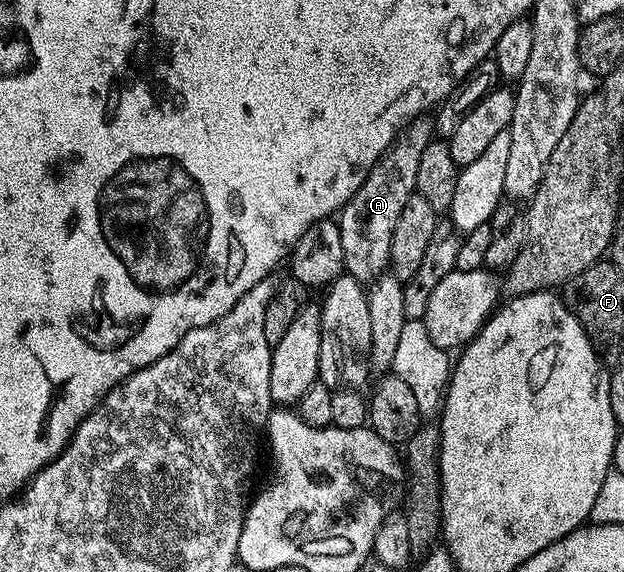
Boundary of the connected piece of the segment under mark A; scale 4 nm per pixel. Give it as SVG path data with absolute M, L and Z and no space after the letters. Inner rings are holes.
M420 117L407 124L391 143L391 148L368 171L361 189L338 212L337 222L341 233L343 270L357 282L370 285L388 270L393 245L393 229L401 218L405 201L416 194L417 168L425 145L433 142L433 123L430 118Z

